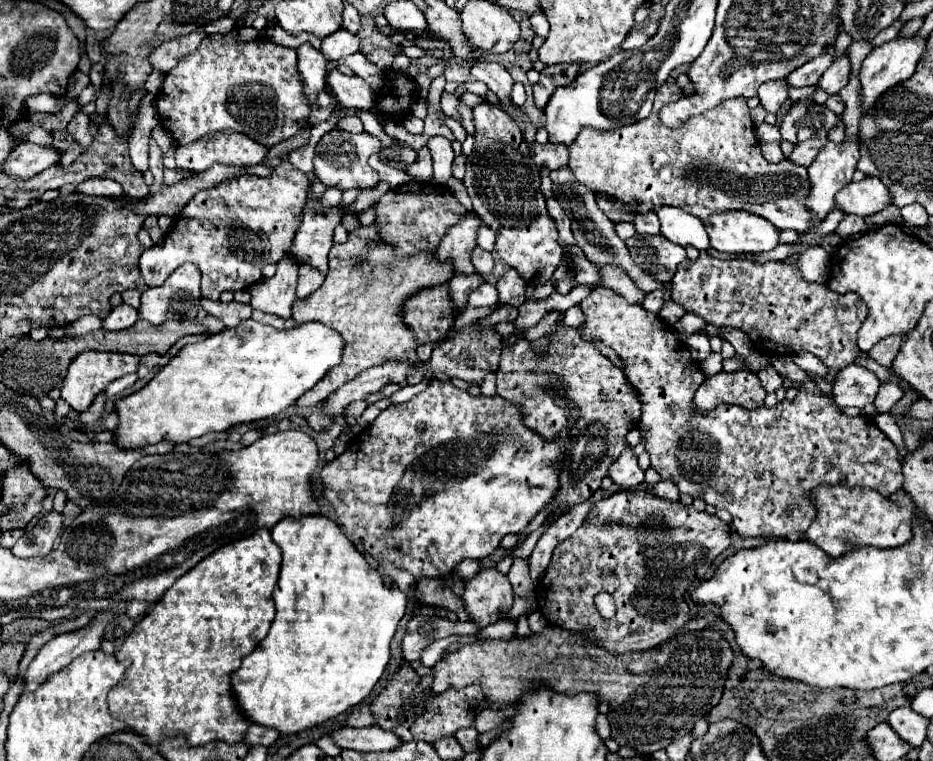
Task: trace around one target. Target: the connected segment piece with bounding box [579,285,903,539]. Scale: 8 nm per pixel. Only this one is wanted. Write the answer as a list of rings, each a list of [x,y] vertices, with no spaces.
[[[601,285],[593,287],[579,307],[585,315],[585,323],[579,329],[581,339],[611,347],[621,357],[627,379],[641,395],[643,407],[639,431],[645,441],[651,467],[661,475],[661,479],[671,479],[679,493],[687,493],[693,499],[701,497],[707,505],[727,509],[733,515],[733,527],[741,537],[791,539],[805,533],[817,515],[807,497],[809,489],[815,485],[863,485],[879,491],[883,497],[901,489],[901,461],[897,459],[897,449],[891,439],[869,417],[849,417],[841,413],[837,403],[825,397],[813,379],[803,381],[797,387],[799,395],[795,401],[781,401],[773,409],[759,407],[747,411],[737,405],[717,405],[713,411],[701,413],[693,405],[691,387],[699,387],[705,373],[699,363],[693,361],[689,349],[683,347],[677,335],[665,327],[667,323],[659,315],[645,311],[641,305],[627,303],[619,293]]]

